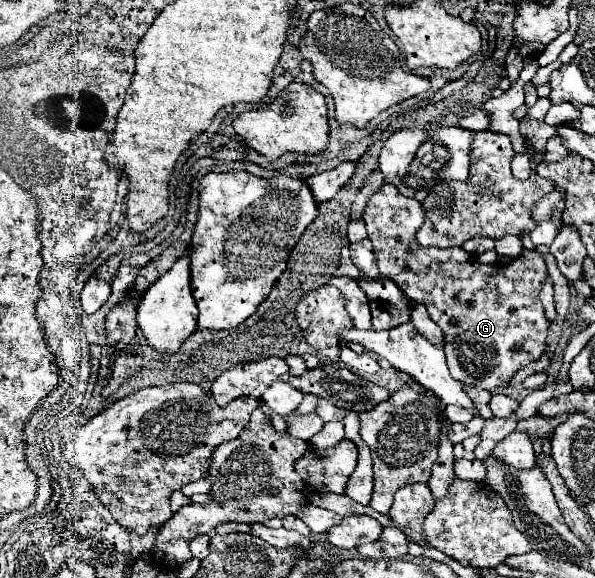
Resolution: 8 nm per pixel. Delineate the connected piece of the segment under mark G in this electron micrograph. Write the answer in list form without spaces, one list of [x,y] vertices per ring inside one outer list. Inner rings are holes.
[[[384,184],[380,190],[376,190],[370,196],[362,218],[366,222],[368,238],[378,258],[380,274],[396,282],[410,300],[424,304],[430,318],[442,328],[446,340],[444,352],[454,380],[468,386],[492,390],[496,386],[506,384],[518,368],[526,366],[530,360],[540,358],[540,354],[546,348],[550,322],[538,298],[542,280],[546,276],[546,264],[538,252],[528,250],[526,254],[518,256],[516,262],[508,262],[508,264],[506,262],[480,264],[464,248],[422,246],[414,240],[414,232],[422,226],[422,220],[426,218],[426,210],[422,208],[422,202],[402,196],[394,188],[394,184]]]

